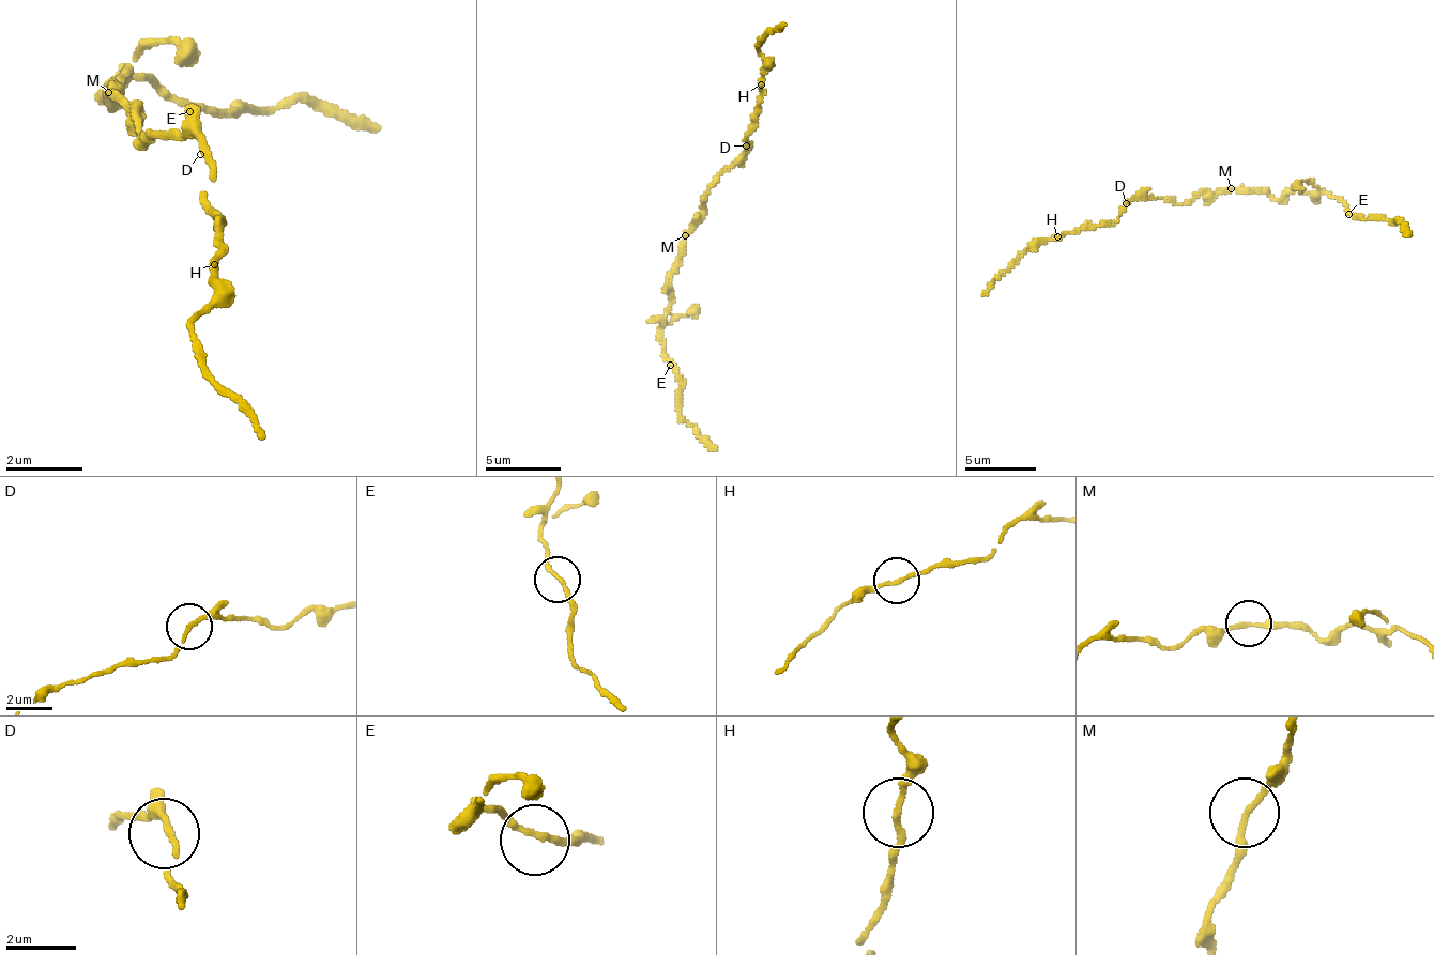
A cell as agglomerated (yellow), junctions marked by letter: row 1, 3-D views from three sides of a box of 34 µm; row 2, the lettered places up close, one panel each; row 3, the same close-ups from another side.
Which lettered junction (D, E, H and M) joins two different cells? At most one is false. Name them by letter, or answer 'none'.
H

